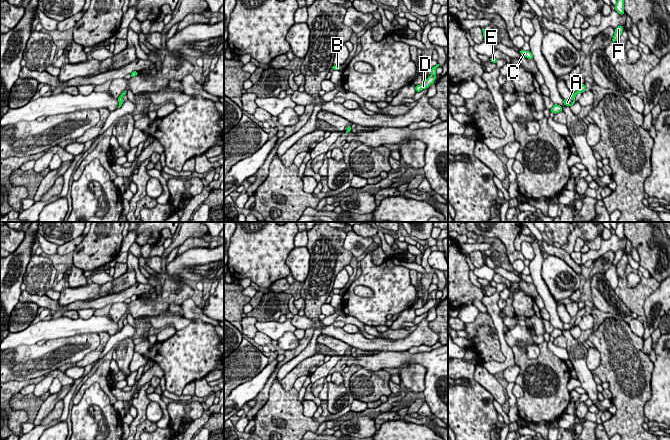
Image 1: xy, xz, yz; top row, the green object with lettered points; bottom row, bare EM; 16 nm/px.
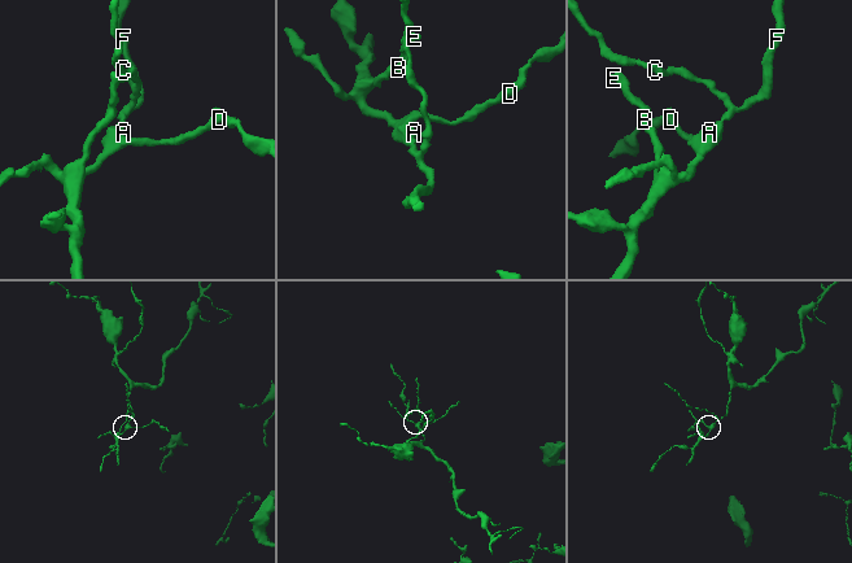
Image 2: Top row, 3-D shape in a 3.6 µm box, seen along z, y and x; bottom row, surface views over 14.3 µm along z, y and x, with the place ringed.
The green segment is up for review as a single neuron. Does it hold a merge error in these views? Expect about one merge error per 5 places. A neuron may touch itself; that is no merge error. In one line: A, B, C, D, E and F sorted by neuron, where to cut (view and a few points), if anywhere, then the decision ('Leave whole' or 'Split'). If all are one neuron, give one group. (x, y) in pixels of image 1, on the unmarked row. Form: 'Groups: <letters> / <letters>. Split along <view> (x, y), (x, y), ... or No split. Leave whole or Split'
Groups: A B C D E F. No split. Leave whole

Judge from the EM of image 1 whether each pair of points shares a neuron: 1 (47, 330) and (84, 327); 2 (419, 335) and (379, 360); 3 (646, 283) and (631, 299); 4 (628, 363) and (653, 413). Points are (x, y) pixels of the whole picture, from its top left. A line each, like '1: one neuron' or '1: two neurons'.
1: one neuron
2: two neurons
3: one neuron
4: two neurons

